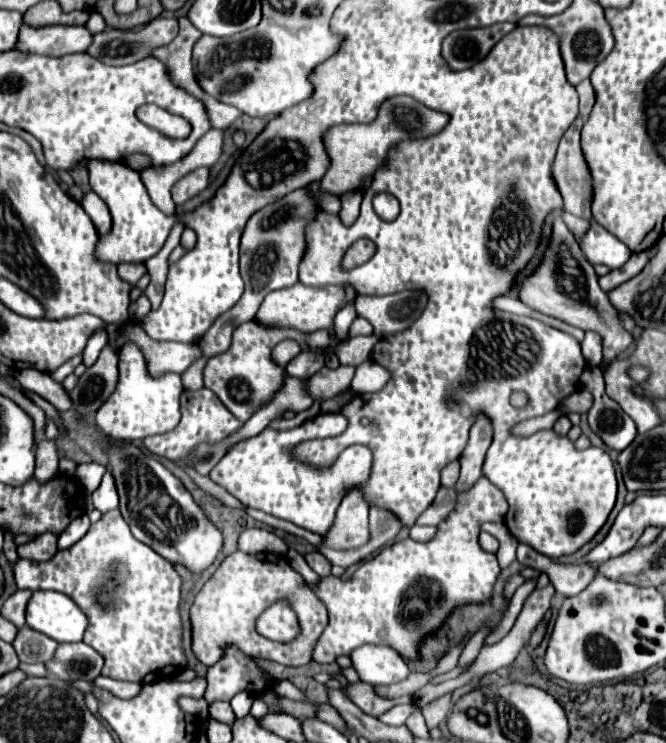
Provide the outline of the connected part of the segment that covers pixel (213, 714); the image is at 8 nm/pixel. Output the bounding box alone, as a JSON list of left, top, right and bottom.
[208,700,234,724]

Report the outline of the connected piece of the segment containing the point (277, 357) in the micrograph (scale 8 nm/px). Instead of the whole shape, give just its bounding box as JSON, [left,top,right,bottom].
[271,339,301,368]

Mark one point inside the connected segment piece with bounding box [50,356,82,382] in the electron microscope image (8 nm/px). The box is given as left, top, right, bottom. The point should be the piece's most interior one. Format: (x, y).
(68, 367)

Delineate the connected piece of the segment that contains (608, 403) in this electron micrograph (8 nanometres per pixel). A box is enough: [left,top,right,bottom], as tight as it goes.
[588,370,636,452]

